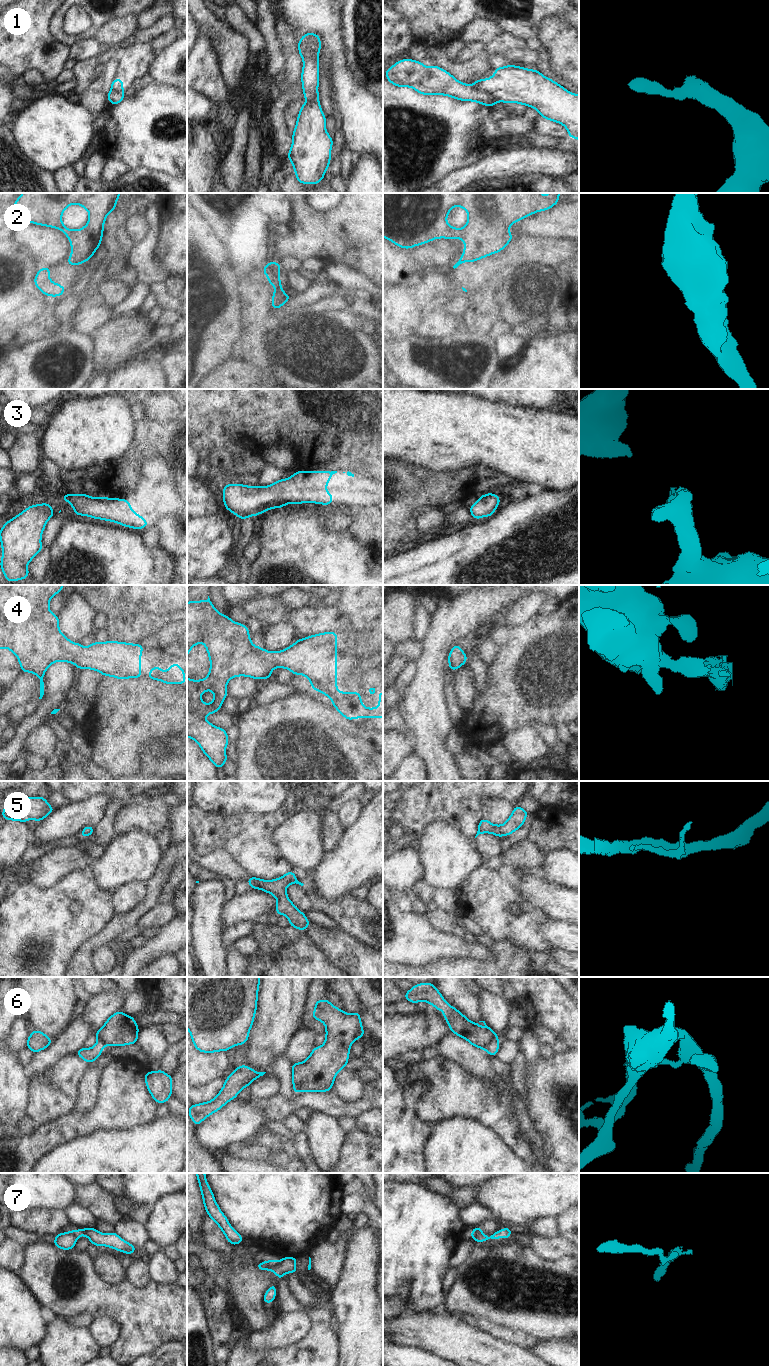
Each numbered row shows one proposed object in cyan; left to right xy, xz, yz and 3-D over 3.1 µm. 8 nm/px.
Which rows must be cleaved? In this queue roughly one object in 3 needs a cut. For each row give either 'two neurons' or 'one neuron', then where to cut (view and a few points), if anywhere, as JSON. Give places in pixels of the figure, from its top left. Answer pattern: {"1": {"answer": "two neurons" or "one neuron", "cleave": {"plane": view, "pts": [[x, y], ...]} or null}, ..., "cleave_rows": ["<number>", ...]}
{"1": {"answer": "two neurons", "cleave": {"plane": "yz", "pts": [[472, 86], [484, 91], [497, 100]]}}, "2": {"answer": "two neurons", "cleave": {"plane": "xz", "pts": [[264, 267], [268, 276]]}}, "3": {"answer": "one neuron", "cleave": null}, "4": {"answer": "one neuron", "cleave": null}, "5": {"answer": "one neuron", "cleave": null}, "6": {"answer": "two neurons", "cleave": {"plane": "yz", "pts": [[497, 1039], [486, 1049]]}}, "7": {"answer": "two neurons", "cleave": {"plane": "xz", "pts": [[274, 1261], [271, 1270]]}}, "cleave_rows": ["1", "2", "6", "7"]}

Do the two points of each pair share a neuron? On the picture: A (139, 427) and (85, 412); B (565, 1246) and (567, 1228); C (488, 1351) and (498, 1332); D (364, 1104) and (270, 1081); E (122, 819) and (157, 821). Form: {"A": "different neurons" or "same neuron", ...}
{"A": "different neurons", "B": "different neurons", "C": "different neurons", "D": "different neurons", "E": "same neuron"}

